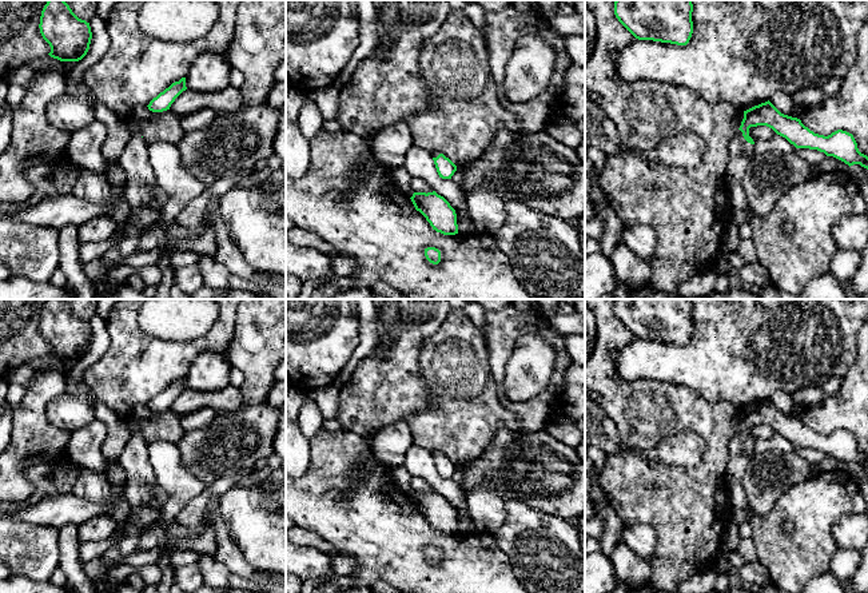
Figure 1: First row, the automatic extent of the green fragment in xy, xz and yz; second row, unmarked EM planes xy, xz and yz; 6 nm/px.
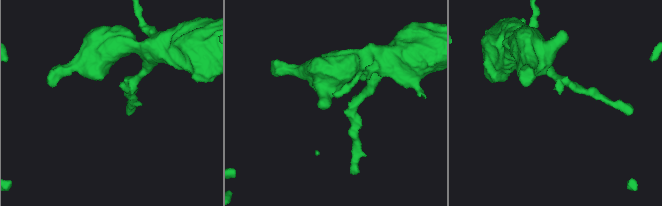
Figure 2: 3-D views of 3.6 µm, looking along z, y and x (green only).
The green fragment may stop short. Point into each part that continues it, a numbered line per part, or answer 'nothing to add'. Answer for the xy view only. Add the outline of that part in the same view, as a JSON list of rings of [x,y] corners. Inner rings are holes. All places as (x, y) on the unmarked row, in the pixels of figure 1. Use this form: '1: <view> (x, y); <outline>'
nothing to add

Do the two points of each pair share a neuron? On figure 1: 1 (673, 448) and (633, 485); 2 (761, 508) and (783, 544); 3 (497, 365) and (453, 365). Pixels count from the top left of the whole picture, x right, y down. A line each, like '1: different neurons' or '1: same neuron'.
1: different neurons
2: different neurons
3: different neurons

